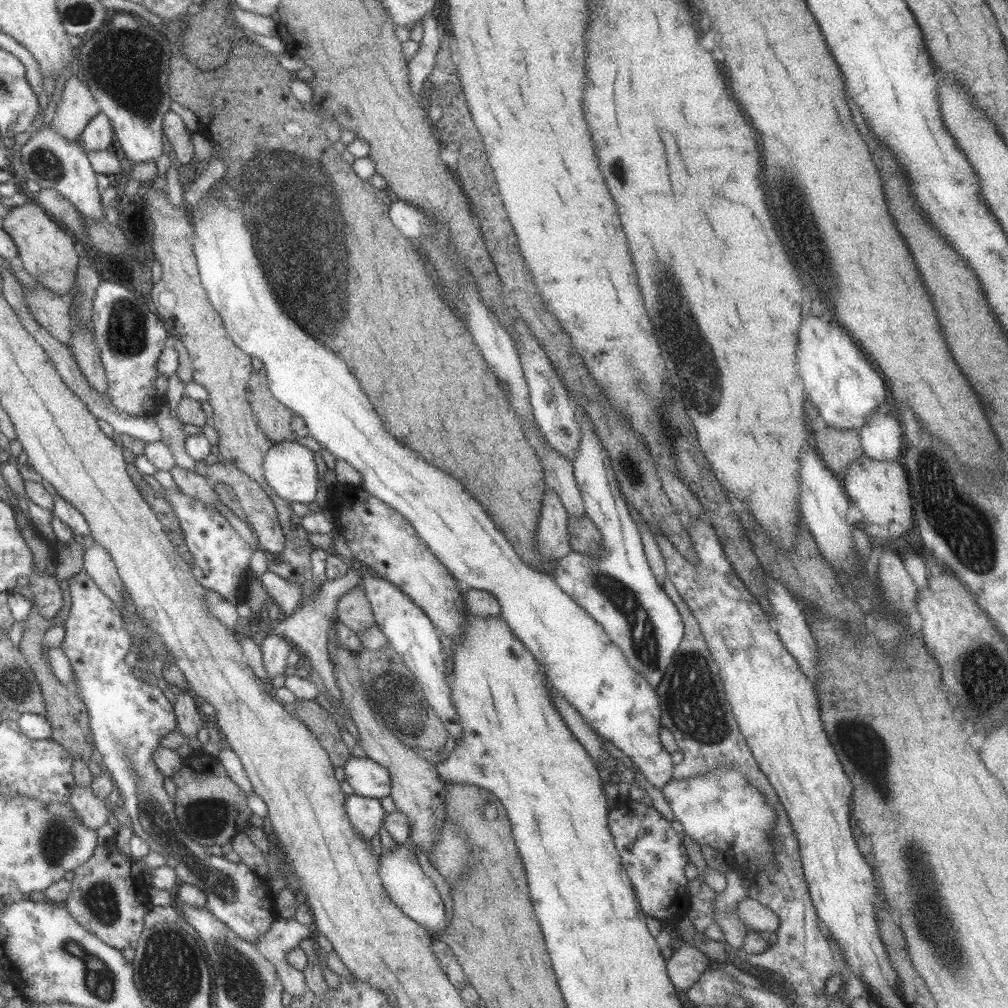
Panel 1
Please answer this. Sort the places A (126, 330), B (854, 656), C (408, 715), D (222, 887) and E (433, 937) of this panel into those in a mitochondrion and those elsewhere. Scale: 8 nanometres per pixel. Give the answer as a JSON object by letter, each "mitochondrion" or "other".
{"A":"mitochondrion","B":"other","C":"mitochondrion","D":"mitochondrion","E":"other"}

